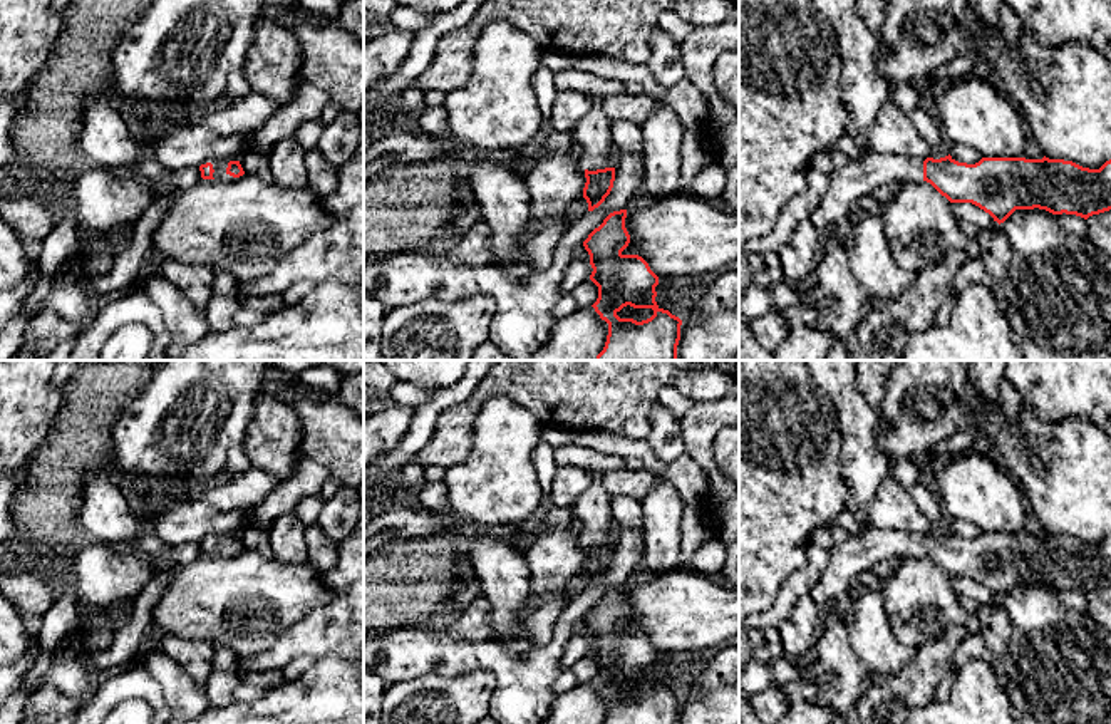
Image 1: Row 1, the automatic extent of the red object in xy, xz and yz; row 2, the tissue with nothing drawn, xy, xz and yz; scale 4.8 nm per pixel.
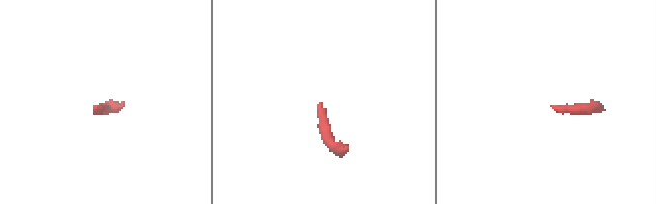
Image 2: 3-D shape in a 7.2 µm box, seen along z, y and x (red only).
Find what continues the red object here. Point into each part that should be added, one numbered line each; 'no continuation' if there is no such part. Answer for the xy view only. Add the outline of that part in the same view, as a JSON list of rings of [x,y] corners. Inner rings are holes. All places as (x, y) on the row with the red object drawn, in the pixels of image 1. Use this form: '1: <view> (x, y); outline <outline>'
1: xy (220, 166); outline [[[214,158],[214,159],[211,159],[209,163],[213,164],[213,169],[214,169],[214,173],[213,173],[213,178],[214,178],[214,179],[233,179],[233,176],[230,176],[230,174],[226,173],[226,168],[228,168],[228,163],[230,163],[230,161]]]

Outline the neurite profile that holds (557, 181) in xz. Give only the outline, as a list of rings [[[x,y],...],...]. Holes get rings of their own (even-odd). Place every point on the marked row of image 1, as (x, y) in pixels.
[[[571,146],[550,154],[524,178],[530,191],[530,218],[560,220],[570,204],[583,196],[587,178],[580,158],[571,156]]]

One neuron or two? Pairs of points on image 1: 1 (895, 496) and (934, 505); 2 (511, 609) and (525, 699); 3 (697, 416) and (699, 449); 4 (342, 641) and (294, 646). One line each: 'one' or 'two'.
1: two
2: two
3: one
4: one

